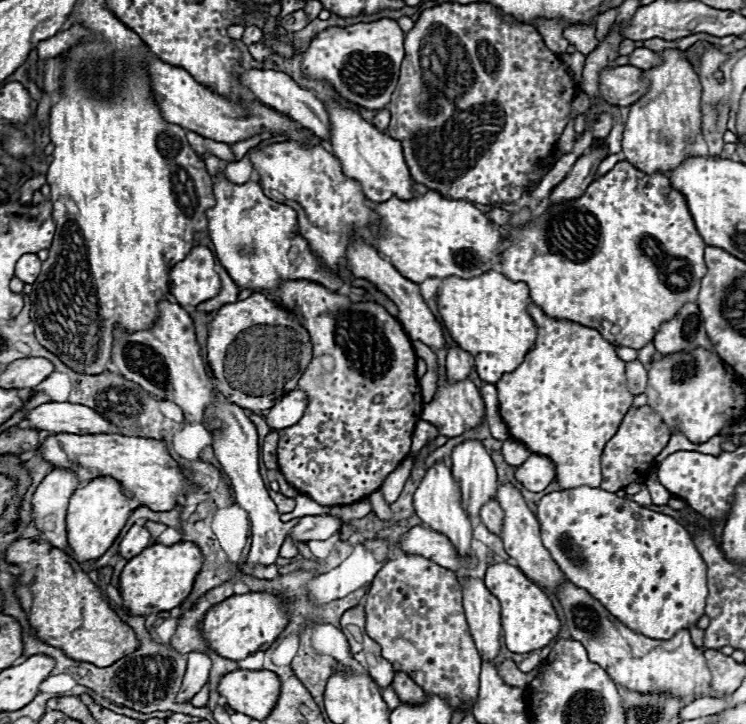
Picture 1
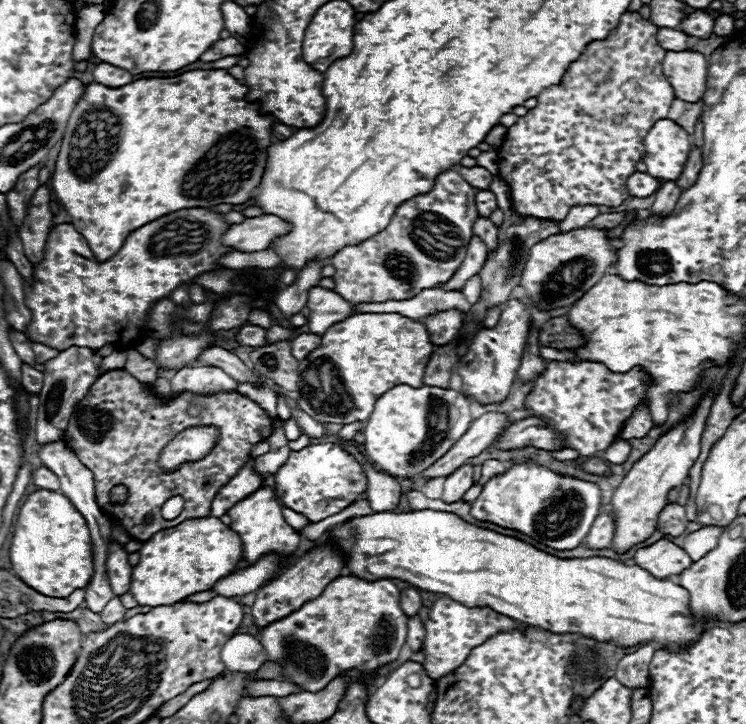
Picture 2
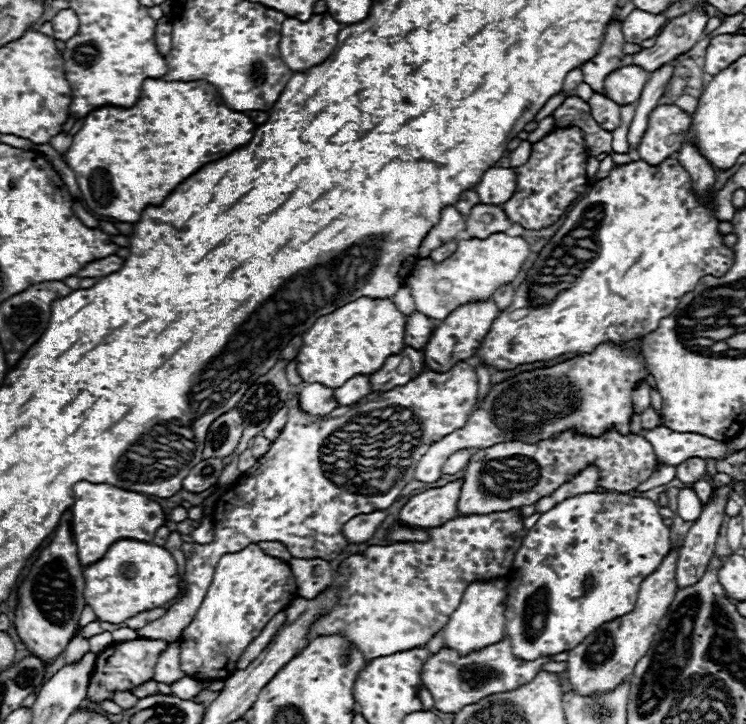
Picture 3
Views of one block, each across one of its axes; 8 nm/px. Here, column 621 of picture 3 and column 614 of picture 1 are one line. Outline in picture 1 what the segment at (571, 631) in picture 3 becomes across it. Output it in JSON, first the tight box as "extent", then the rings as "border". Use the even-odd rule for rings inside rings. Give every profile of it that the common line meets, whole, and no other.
{"extent":[536,486,708,640],"border":[[[576,486],[546,494],[538,502],[536,516],[542,528],[542,542],[566,580],[586,590],[630,630],[648,638],[668,640],[676,632],[698,624],[704,616],[708,596],[706,562],[694,546],[690,532],[672,516],[652,512],[630,498],[620,498],[614,492],[592,486]]]}

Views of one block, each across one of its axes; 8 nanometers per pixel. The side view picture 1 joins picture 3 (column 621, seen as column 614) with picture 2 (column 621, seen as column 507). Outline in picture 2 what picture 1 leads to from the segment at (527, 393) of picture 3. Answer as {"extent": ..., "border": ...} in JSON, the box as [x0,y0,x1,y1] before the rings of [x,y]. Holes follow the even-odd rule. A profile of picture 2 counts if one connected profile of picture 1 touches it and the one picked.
{"extent":[526,362,646,456],"border":[[[548,362],[544,374],[534,382],[534,388],[530,396],[526,398],[526,408],[532,410],[534,416],[544,418],[552,428],[566,432],[568,436],[568,448],[574,448],[580,452],[580,456],[594,456],[596,452],[606,450],[616,438],[624,424],[624,420],[632,414],[634,406],[644,400],[646,402],[646,386],[642,384],[644,374],[634,368],[626,374],[610,372],[604,364],[596,362]]]}

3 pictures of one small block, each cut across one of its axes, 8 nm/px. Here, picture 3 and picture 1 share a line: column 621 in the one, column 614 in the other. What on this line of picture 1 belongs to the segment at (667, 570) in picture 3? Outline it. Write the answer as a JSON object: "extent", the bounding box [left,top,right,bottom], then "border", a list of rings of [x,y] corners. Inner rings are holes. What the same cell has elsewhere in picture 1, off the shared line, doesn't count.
{"extent":[558,582,730,702],"border":[[[570,582],[562,584],[558,596],[572,638],[588,650],[590,660],[602,666],[618,688],[636,690],[638,694],[668,694],[684,702],[692,702],[706,696],[720,700],[730,698],[730,694],[712,694],[712,674],[708,670],[702,650],[692,644],[688,630],[678,632],[672,640],[646,638],[642,634],[632,632],[616,616],[608,614],[608,610],[600,602],[596,602],[586,590],[580,590]]]}

